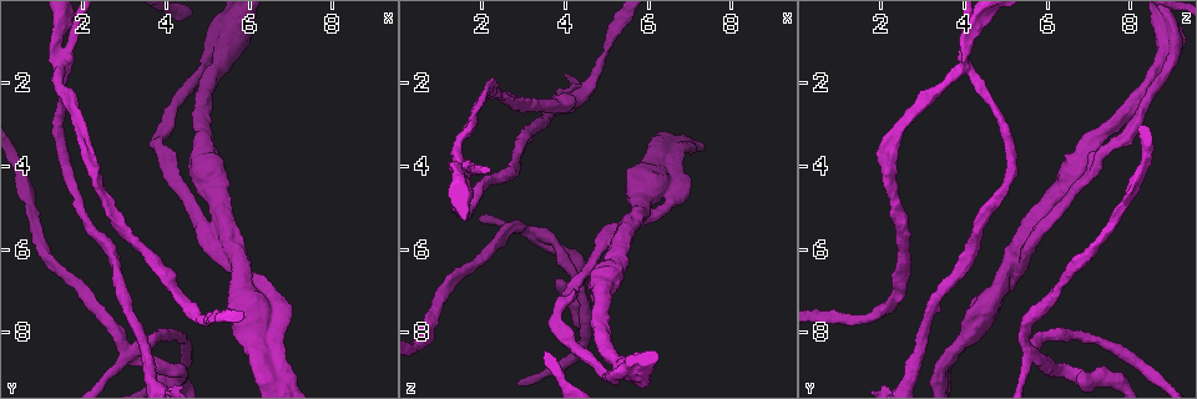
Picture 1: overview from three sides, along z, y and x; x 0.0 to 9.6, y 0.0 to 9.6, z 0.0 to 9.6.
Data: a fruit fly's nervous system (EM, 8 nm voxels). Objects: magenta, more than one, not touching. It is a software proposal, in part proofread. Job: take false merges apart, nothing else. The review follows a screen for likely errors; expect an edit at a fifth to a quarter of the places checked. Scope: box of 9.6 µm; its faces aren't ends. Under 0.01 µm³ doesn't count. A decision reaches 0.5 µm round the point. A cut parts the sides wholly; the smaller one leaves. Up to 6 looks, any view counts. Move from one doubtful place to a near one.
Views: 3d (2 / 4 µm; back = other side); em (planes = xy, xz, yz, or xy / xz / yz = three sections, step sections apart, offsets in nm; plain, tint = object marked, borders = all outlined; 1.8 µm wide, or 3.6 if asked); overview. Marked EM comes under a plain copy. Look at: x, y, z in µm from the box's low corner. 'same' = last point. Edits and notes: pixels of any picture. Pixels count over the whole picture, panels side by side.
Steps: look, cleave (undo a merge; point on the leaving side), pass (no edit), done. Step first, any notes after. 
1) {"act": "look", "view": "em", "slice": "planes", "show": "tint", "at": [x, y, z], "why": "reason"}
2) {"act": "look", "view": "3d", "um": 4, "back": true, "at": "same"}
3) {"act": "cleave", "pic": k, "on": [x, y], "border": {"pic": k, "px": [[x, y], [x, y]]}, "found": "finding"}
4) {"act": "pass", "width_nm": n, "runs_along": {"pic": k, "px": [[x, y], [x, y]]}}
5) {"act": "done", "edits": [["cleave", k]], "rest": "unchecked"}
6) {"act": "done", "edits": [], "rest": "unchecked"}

{"act": "look", "view": "em", "slice": "xy", "step": 4, "show": "tint", "at": [6.00, 6.65, 5.20], "why": "abrupt turn"}

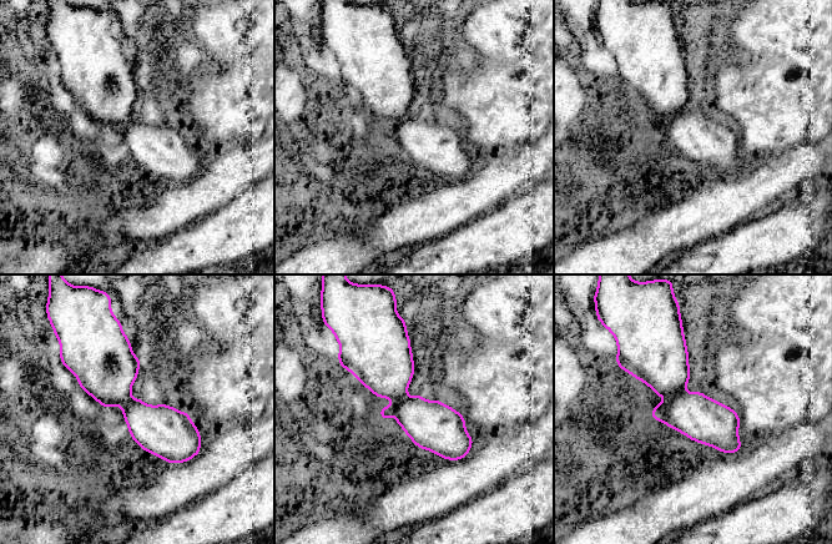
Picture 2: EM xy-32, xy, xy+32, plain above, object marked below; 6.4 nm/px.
{"act": "look", "view": "em", "slice": "planes", "show": "borders", "at": "same"}

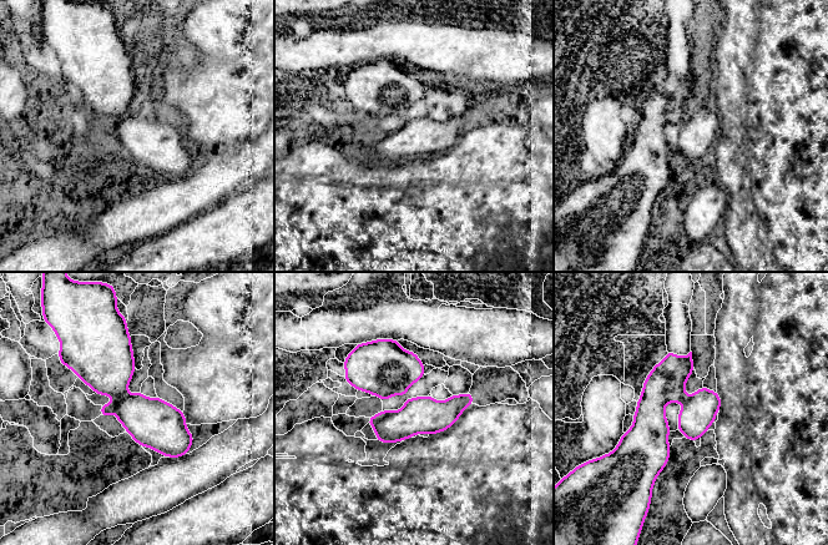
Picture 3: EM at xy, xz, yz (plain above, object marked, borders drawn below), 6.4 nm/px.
{"act": "pass", "runs_along": {"pic": 3, "px": [[121, 338], [120, 392], [183, 450]]}, "found": "one neuron here"}

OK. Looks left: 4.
{"act": "look", "view": "em", "slice": "xz", "step": 8, "show": "tint", "at": [4.65, 5.35, 6.05], "why": "calibre changes"}

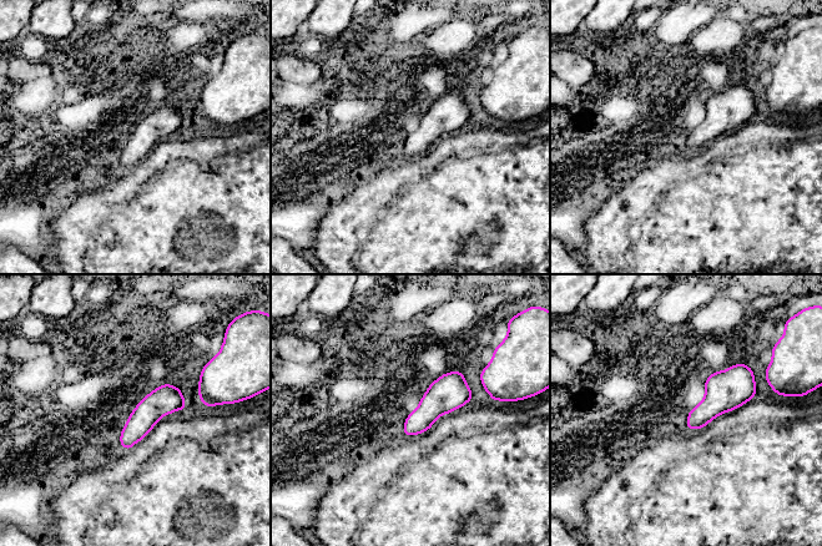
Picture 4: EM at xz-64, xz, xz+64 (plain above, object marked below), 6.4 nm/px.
{"act": "look", "view": "em", "slice": "planes", "show": "tint", "at": "same"}

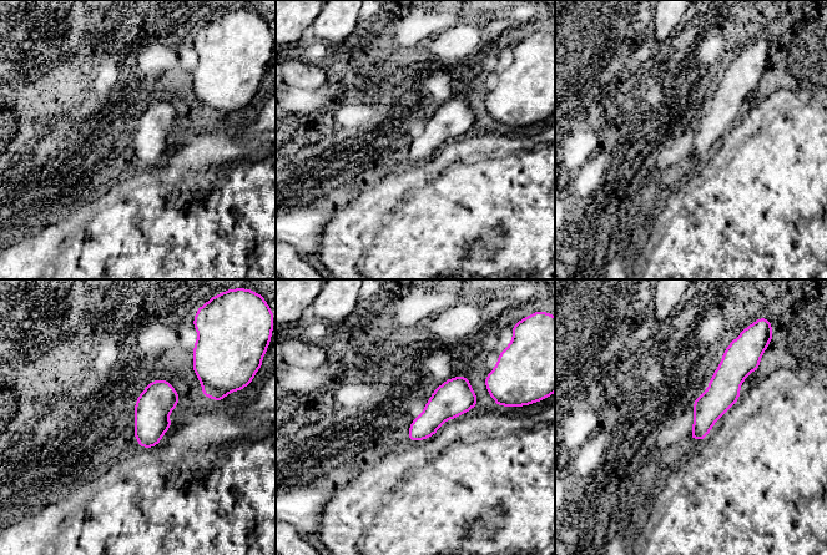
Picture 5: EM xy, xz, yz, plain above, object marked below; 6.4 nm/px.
{"act": "pass", "runs_along": {"pic": 5, "px": [[734, 356], [724, 390], [694, 435]]}, "found": "continuous, no second neuron"}

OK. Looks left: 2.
{"act": "look", "view": "3d", "um": 4, "at": [5.10, 1.90, 8.50]}

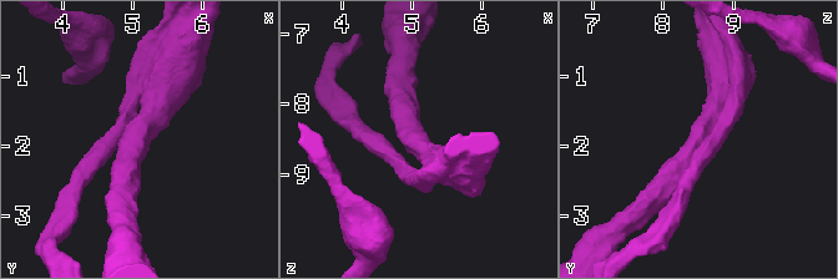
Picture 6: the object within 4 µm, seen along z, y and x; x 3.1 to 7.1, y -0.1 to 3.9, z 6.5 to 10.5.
{"act": "look", "view": "em", "slice": "planes", "show": "tint", "at": [5.05, 1.90, 8.50], "arms": 3, "arm_widths_nm": [260, 380, 420]}

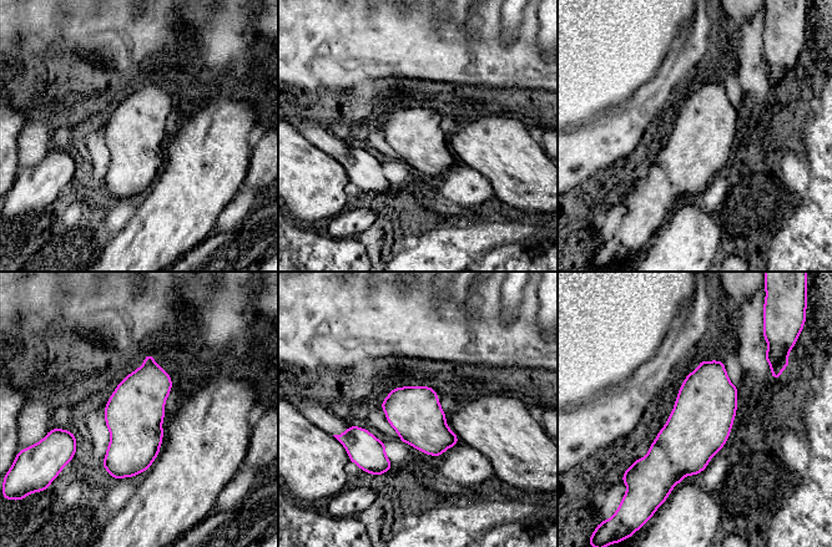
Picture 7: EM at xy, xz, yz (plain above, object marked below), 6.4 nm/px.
{"act": "pass", "found": "one neuron here"}

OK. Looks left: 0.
{"act": "done", "edits": [], "rest": "unchecked"}

